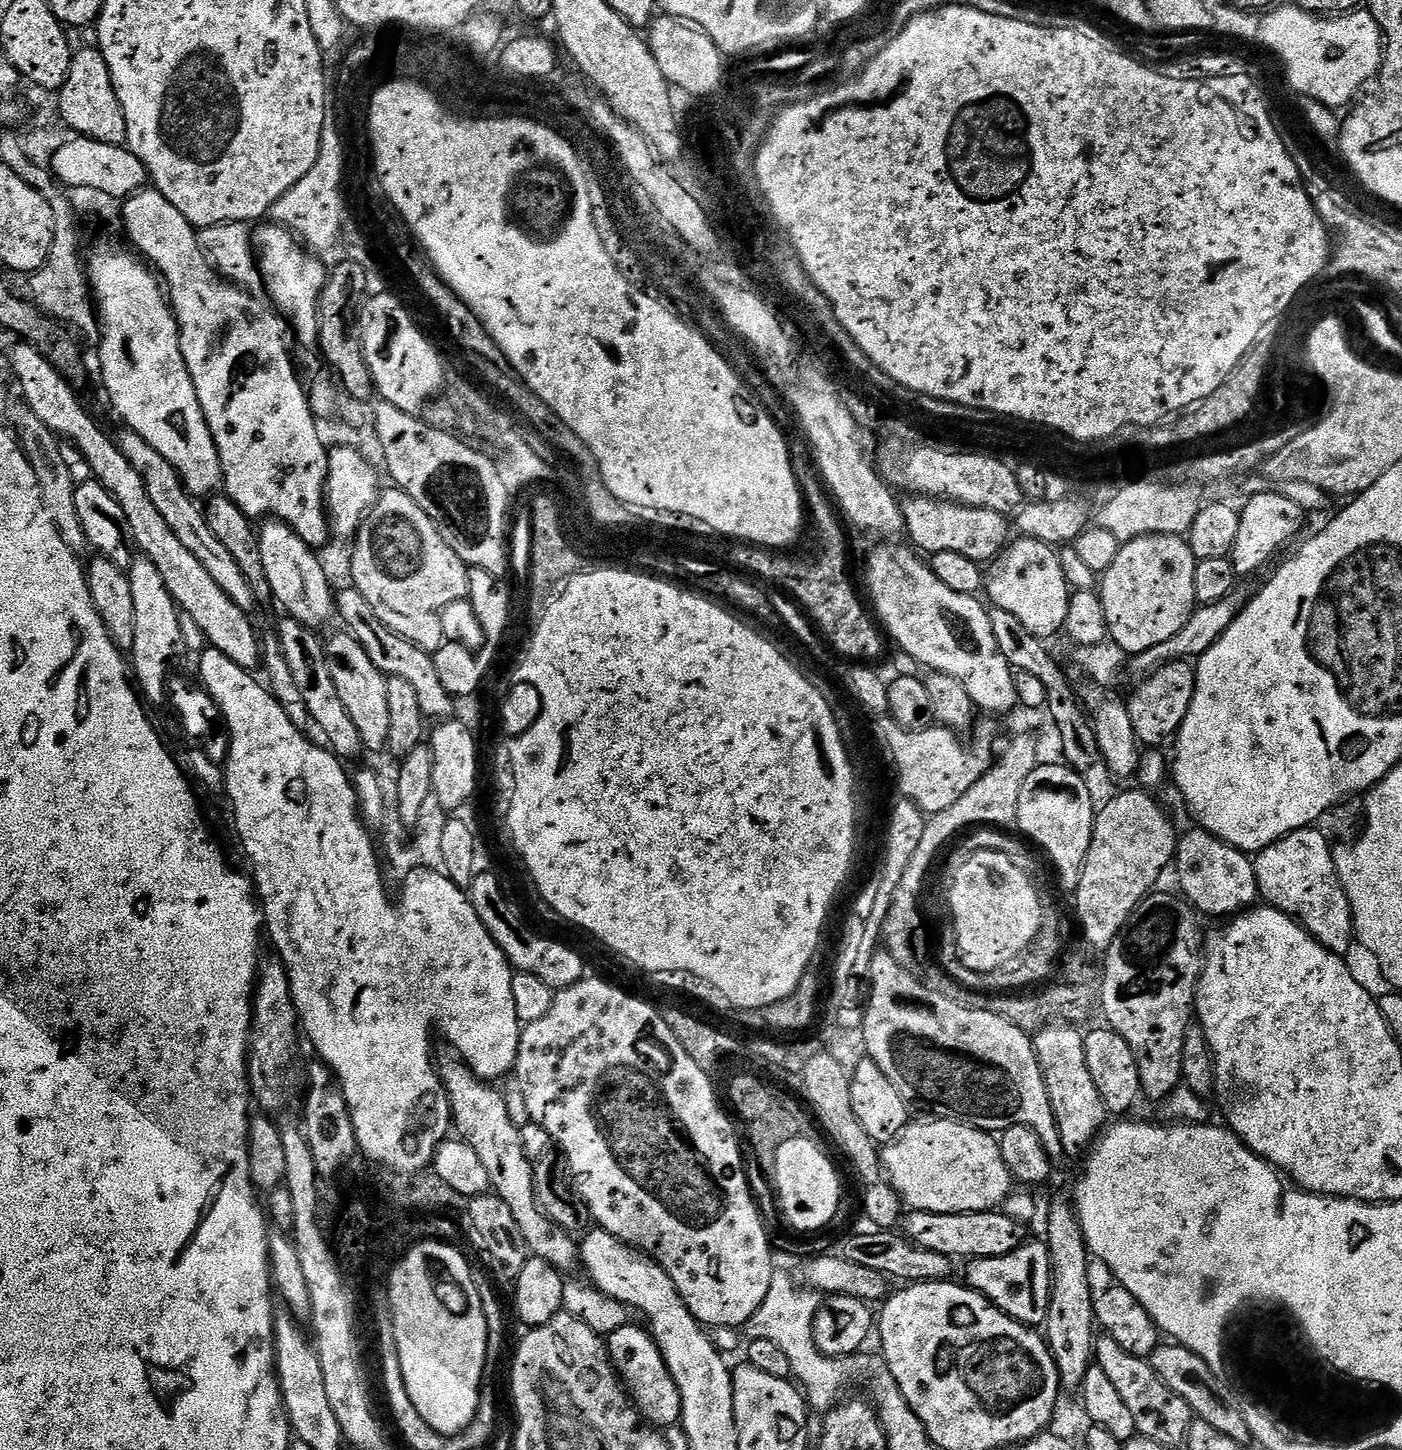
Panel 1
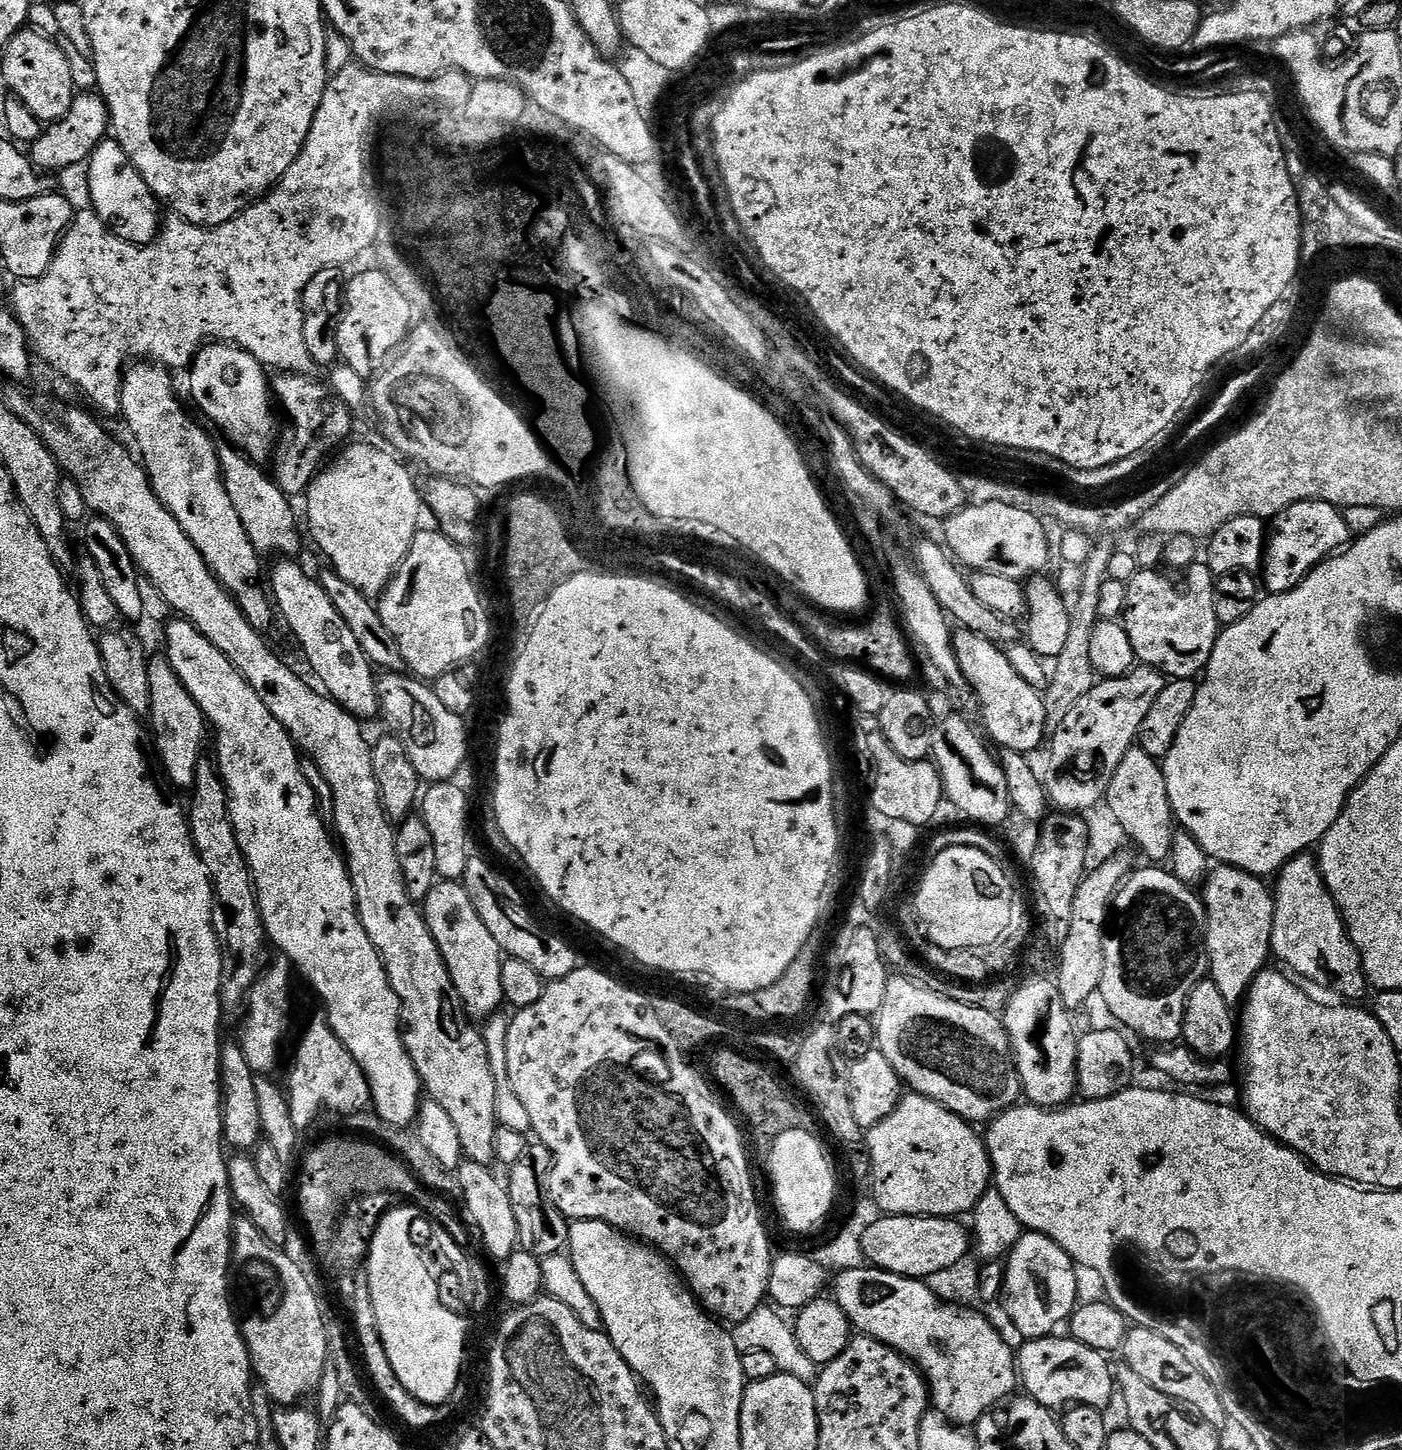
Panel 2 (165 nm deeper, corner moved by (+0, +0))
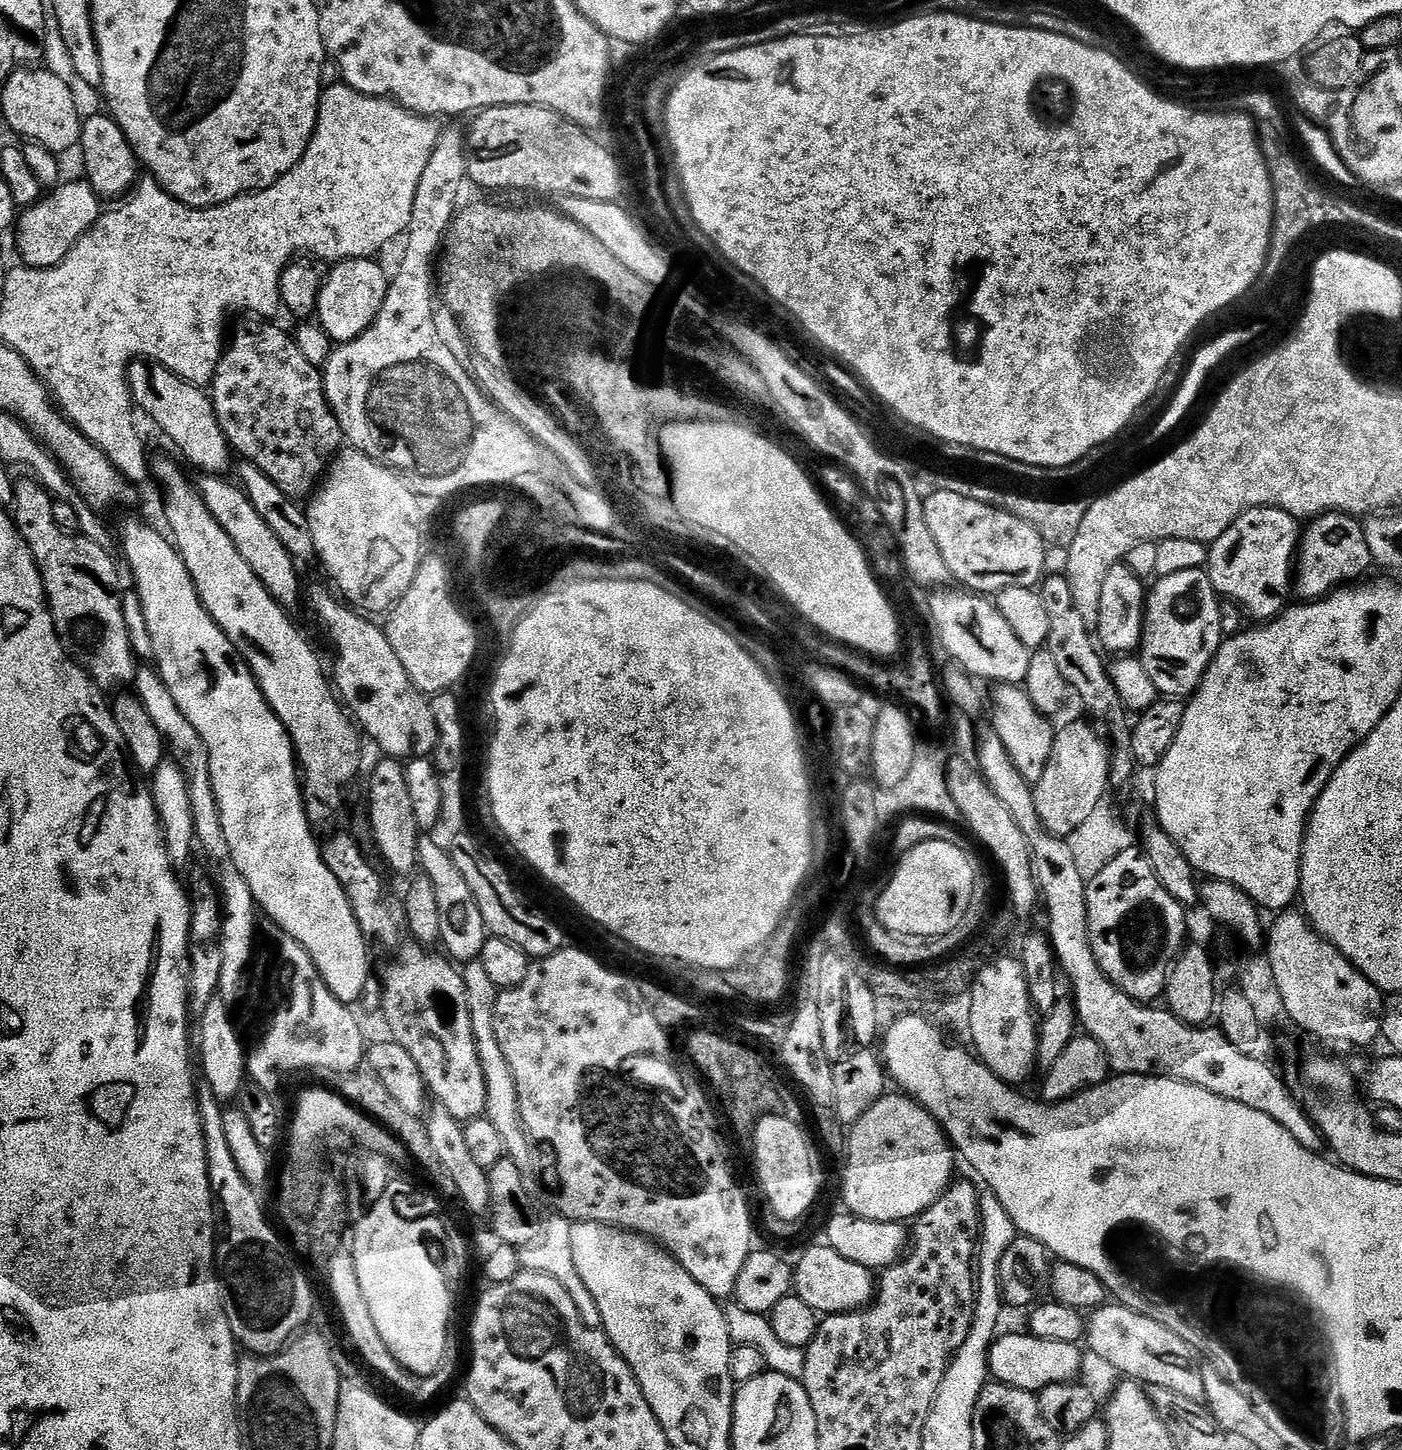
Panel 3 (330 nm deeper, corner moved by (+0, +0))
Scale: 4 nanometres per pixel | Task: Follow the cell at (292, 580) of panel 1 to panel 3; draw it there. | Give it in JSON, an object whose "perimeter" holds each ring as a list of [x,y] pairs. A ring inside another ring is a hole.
{"perimeter":[[[143,358],[128,365],[128,385],[132,391],[133,405],[141,413],[144,411],[172,439],[173,446],[194,467],[201,468],[201,473],[224,476],[231,468],[233,471],[232,445],[218,422],[211,395],[201,385],[186,382],[170,369]]]}

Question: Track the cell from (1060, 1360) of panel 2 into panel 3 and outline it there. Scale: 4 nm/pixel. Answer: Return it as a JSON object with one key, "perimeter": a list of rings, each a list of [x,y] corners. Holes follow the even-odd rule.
{"perimeter":[[[1031,1334],[997,1336],[988,1351],[988,1371],[993,1381],[1035,1394],[1051,1384],[1075,1381],[1080,1372],[1080,1350],[1080,1344],[1046,1342],[1046,1338]]]}

